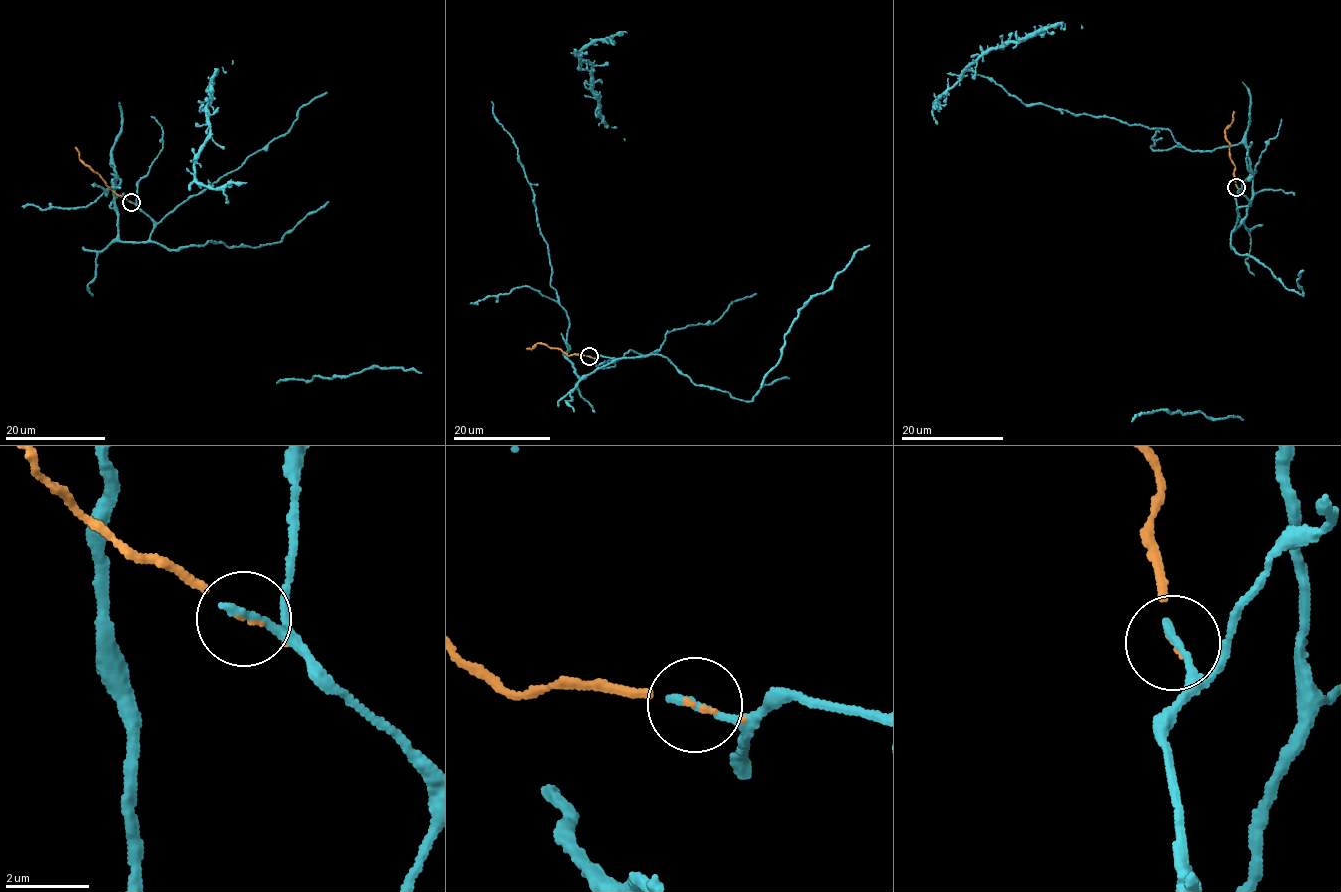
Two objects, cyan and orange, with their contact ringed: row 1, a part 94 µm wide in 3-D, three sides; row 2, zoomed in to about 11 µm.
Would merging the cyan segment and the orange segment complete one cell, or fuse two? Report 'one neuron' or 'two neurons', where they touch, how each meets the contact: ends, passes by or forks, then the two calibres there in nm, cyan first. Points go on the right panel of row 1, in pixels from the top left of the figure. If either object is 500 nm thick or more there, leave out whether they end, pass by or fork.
one neuron; place (1236, 187); cyan ends; orange passes by; calibres 240 and 60 nm

